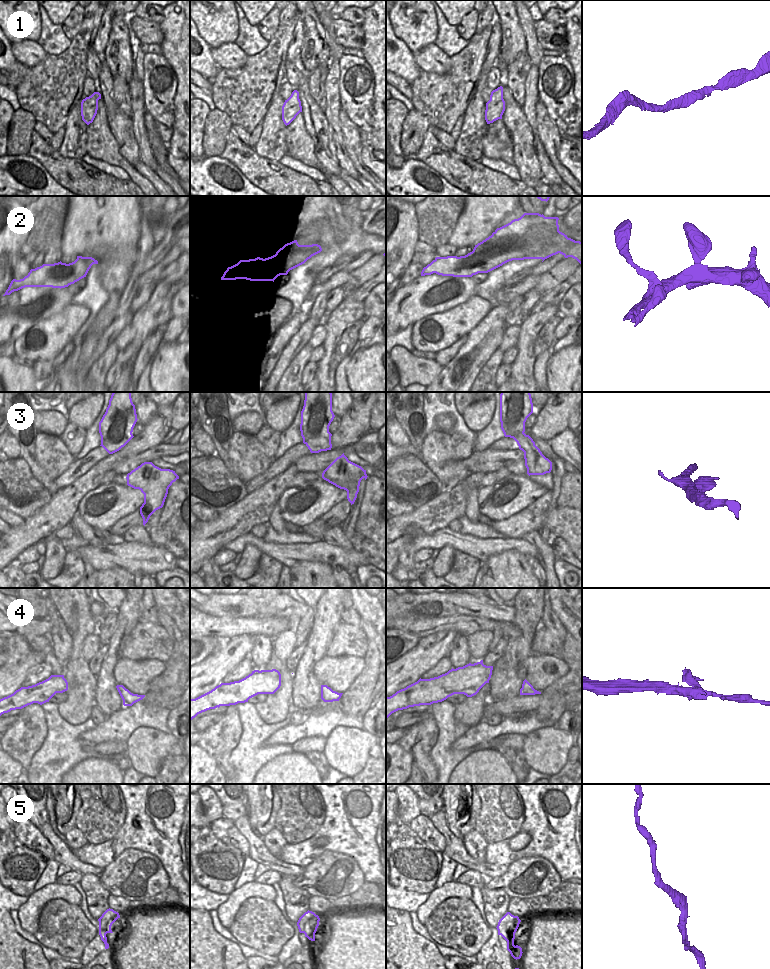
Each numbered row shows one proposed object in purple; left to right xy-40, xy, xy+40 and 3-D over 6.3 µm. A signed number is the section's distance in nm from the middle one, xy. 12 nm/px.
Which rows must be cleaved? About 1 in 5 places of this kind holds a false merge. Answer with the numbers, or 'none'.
4

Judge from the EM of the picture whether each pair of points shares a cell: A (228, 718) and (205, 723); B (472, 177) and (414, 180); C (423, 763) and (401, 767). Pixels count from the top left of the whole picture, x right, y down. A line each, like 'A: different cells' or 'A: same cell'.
A: different cells
B: different cells
C: different cells

